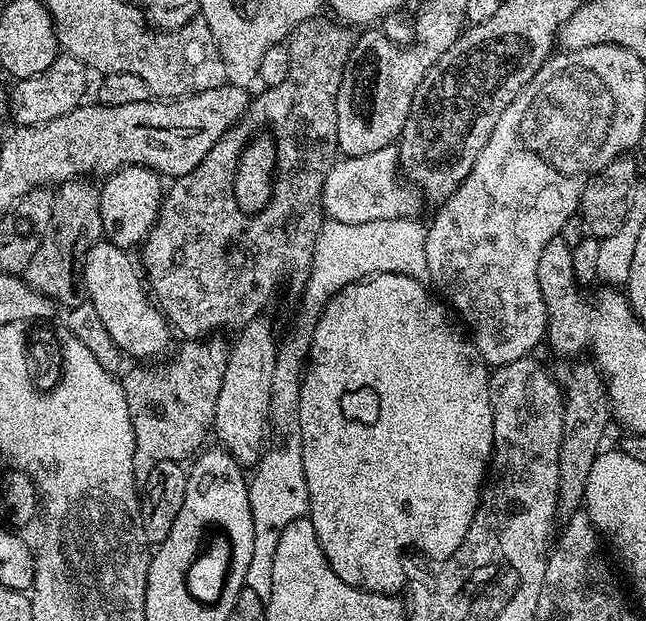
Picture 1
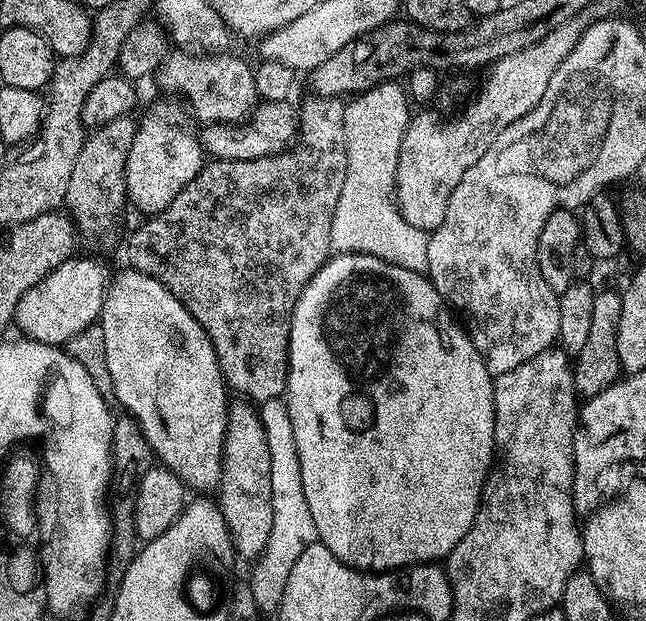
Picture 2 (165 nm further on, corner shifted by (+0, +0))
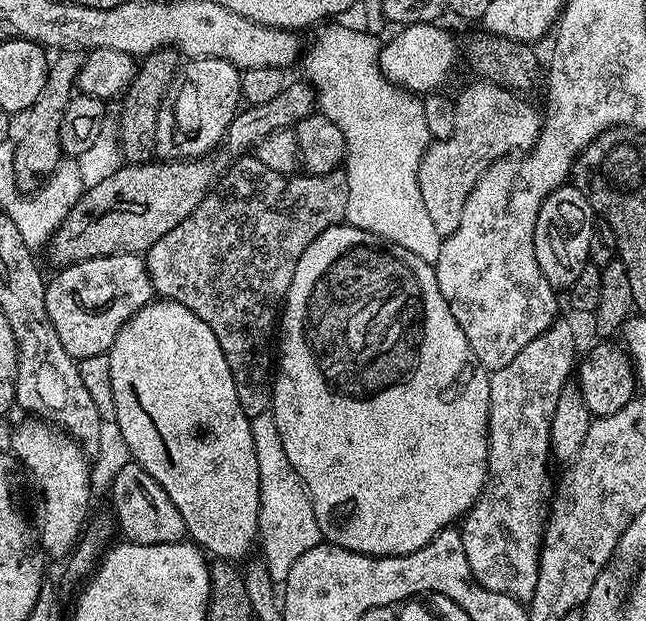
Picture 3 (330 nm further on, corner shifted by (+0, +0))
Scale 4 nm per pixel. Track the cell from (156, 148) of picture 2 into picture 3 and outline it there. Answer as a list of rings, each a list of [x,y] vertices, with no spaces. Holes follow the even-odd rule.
[[[209,56],[204,60],[189,59],[181,63],[176,69],[172,85],[168,87],[167,103],[156,113],[155,155],[164,160],[199,160],[215,153],[225,143],[230,122],[242,108],[240,74],[241,69],[234,67],[230,62]]]

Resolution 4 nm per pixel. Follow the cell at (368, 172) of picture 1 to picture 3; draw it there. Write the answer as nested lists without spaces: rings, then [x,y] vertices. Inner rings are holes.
[[[475,82],[460,97],[455,97],[456,121],[450,138],[429,144],[418,170],[422,202],[434,222],[434,230],[443,238],[458,230],[462,206],[474,186],[495,160],[524,154],[536,145],[542,123],[541,113],[527,104],[523,95],[499,84]]]

